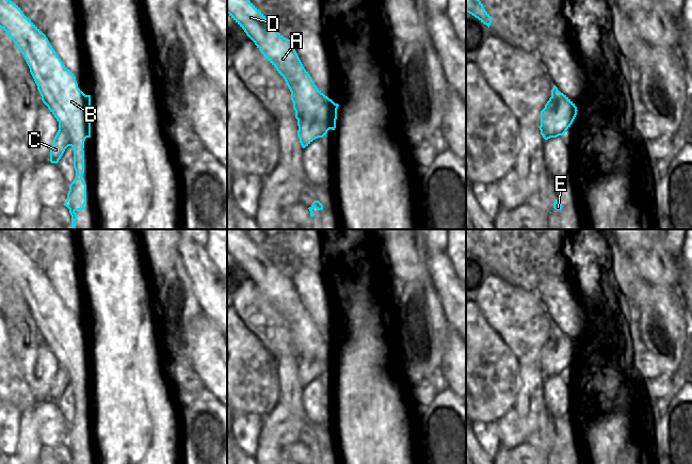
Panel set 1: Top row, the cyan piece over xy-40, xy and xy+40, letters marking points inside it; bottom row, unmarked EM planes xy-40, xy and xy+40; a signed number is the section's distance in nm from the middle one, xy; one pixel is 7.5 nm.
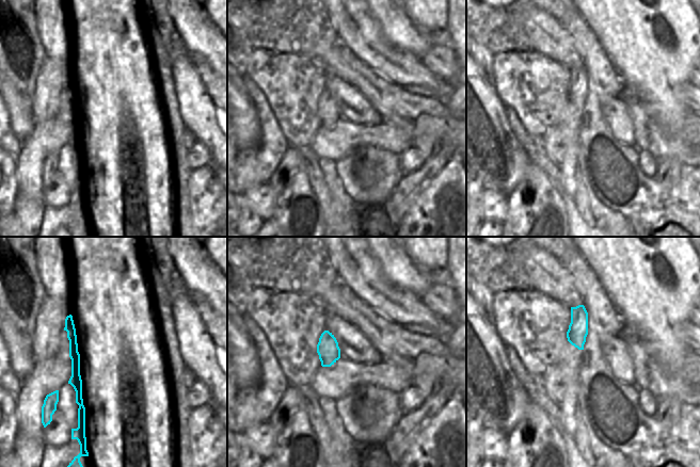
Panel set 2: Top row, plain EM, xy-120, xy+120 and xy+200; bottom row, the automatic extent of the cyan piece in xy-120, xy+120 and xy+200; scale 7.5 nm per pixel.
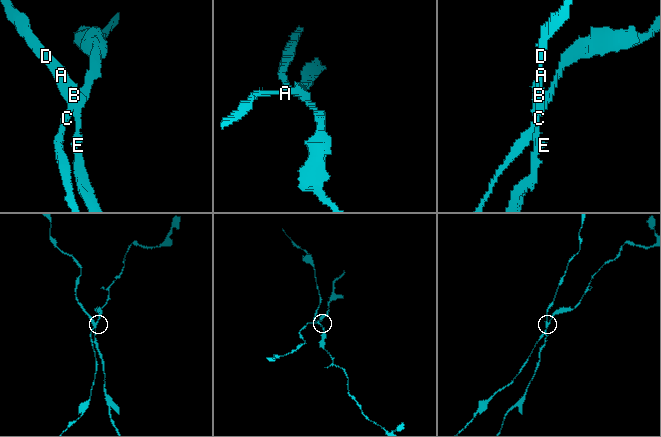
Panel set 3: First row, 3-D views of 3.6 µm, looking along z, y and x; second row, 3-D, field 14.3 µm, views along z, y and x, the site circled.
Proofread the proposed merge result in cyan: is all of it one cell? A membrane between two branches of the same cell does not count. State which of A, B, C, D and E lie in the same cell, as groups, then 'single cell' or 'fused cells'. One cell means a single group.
groups A B D E / C; fused cells

